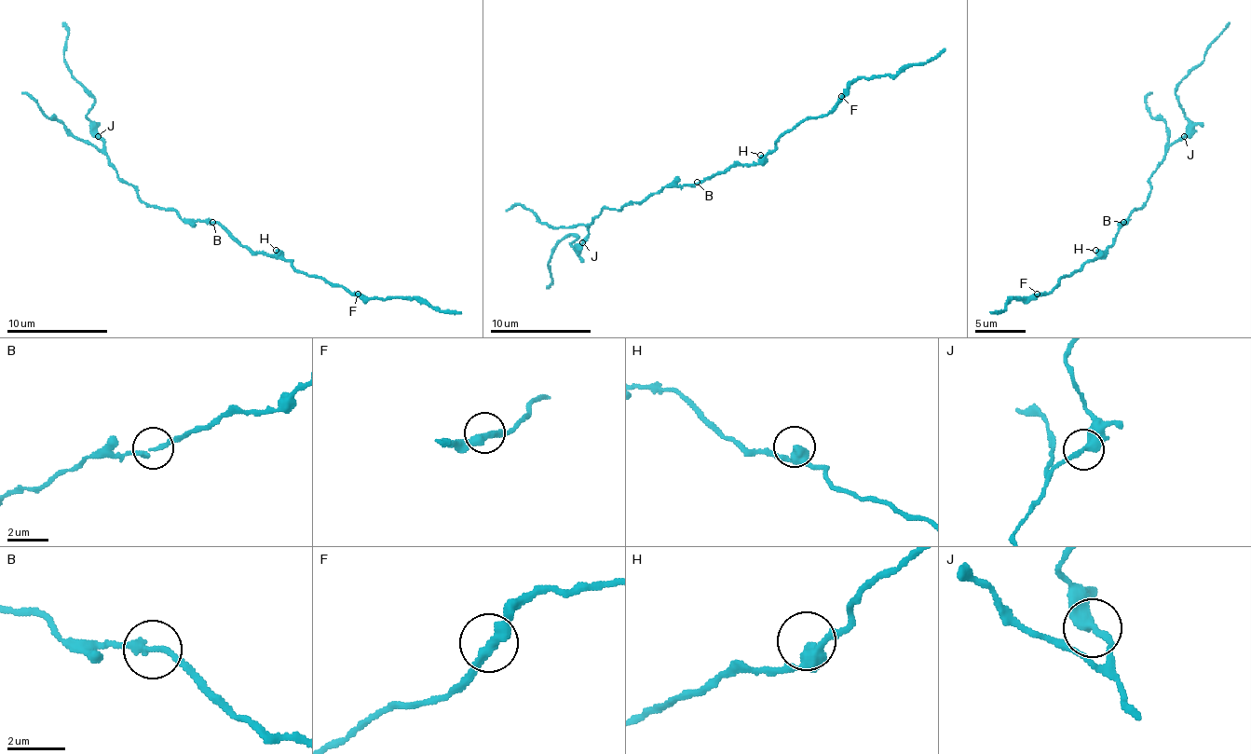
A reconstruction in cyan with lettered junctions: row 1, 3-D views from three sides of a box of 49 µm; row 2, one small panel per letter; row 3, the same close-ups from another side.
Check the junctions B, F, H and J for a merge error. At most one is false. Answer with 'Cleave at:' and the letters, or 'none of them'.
Cleave at: none of them

